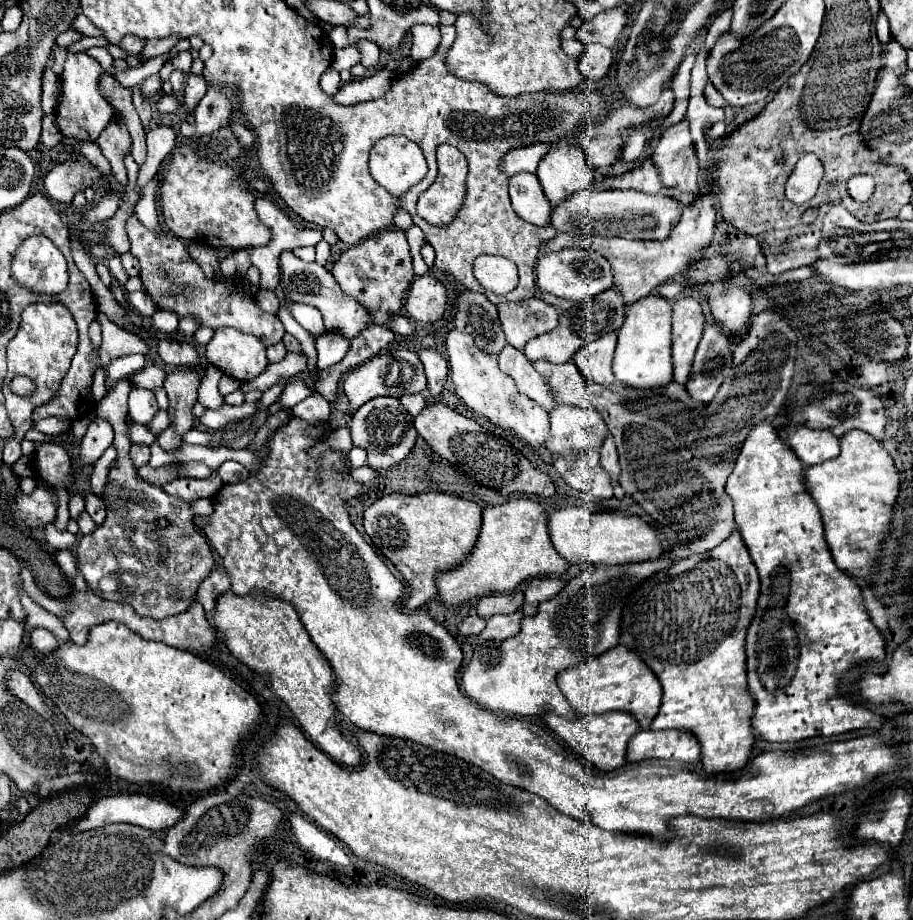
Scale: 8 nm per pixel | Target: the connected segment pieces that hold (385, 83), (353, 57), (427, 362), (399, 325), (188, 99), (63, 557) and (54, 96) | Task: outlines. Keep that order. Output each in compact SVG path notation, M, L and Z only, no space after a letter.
M382 69L374 75L344 83L336 95L332 95L332 101L338 105L356 105L362 101L370 101L370 99L378 99L382 97L392 81L394 73L388 69Z
M348 45L348 47L342 47L342 49L334 49L332 67L336 71L352 69L356 63L360 63L360 49L356 45Z
M432 349L420 351L418 357L424 363L424 371L428 379L428 397L434 399L442 391L444 381L448 377L448 363L438 351L432 351Z
M398 315L398 317L392 319L392 329L394 329L398 335L412 335L412 333L414 333L412 319L410 319L410 317L404 317L404 315Z
M188 75L186 87L184 87L184 95L182 95L182 109L186 113L192 113L192 109L196 109L196 105L200 103L200 99L204 97L208 85L202 77L196 75Z
M58 551L58 553L56 553L56 561L58 561L62 573L64 573L68 579L74 579L74 577L76 577L78 565L76 565L76 557L74 557L70 551Z
M44 69L42 77L42 109L46 115L54 115L60 97L60 81L52 69Z

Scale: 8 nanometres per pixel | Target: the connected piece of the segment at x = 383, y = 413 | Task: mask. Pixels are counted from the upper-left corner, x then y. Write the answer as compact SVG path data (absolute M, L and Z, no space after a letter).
M378 397L364 403L352 415L350 435L356 447L366 449L368 467L372 467L374 471L386 471L398 465L404 457L408 457L408 453L416 443L414 417L404 409L404 405L400 405L400 399L394 399L394 397Z

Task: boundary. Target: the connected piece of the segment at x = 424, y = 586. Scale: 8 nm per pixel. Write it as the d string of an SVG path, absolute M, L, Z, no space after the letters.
M430 491L430 493L420 493L420 495L400 495L400 493L390 493L372 503L366 513L364 513L364 529L372 543L380 549L380 553L394 563L394 567L402 573L402 577L408 583L408 597L404 599L404 607L418 609L430 599L438 597L438 589L434 583L434 577L438 571L450 571L462 565L468 555L472 553L478 535L480 535L480 525L482 525L482 505L476 501L462 499L458 495L442 493L442 491Z

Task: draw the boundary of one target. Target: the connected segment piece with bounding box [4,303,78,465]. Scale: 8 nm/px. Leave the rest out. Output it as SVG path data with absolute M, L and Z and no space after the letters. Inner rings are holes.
M36 303L36 305L28 305L22 311L18 333L8 343L8 373L6 373L6 379L4 379L4 397L6 397L8 417L10 417L14 431L16 431L16 439L6 441L4 463L14 465L22 457L20 443L22 443L24 433L28 429L32 429L30 415L38 405L50 401L52 395L58 391L58 385L60 385L62 377L66 375L70 361L76 353L76 341L78 341L78 333L76 333L74 317L62 303ZM14 375L26 375L26 377L34 379L36 381L36 393L30 395L30 397L14 395L8 389L8 383L12 381Z

